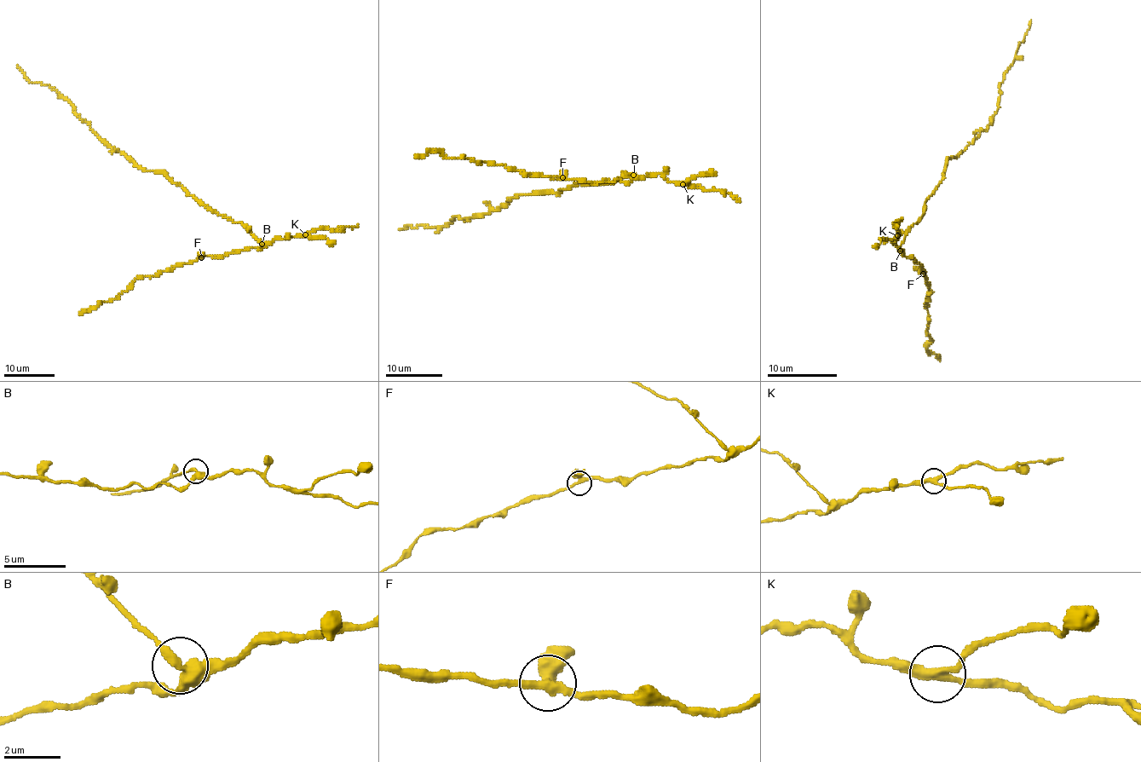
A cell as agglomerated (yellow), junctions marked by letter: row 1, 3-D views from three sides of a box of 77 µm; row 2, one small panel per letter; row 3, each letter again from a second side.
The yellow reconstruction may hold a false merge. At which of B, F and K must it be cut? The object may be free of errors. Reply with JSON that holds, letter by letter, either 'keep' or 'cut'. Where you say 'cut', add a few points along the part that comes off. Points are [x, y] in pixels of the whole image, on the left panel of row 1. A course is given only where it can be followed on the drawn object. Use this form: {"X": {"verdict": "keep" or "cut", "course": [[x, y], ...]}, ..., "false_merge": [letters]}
{"B": {"verdict": "cut", "course": [[262, 244], [240, 223], [201, 204], [163, 172], [137, 168], [66, 99], [30, 81], [18, 66]]}, "F": {"verdict": "keep"}, "K": {"verdict": "keep"}, "false_merge": ["B"]}

